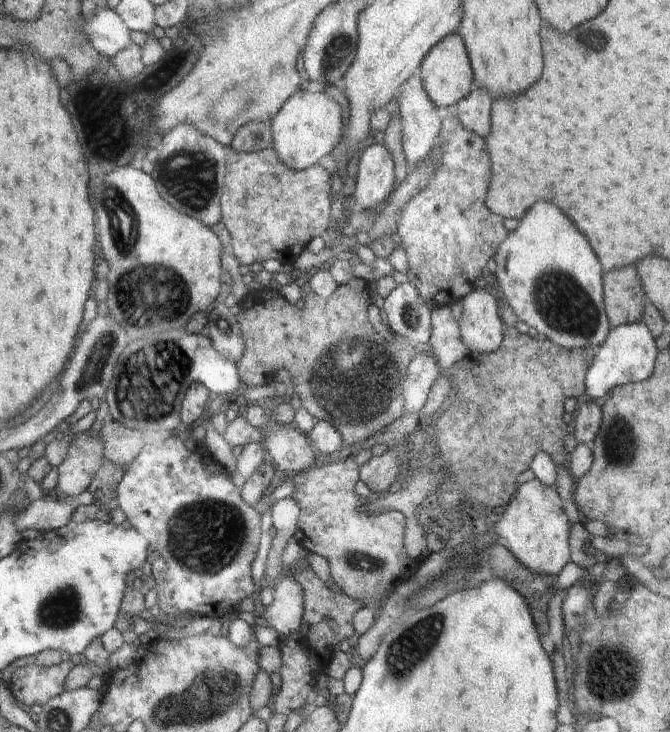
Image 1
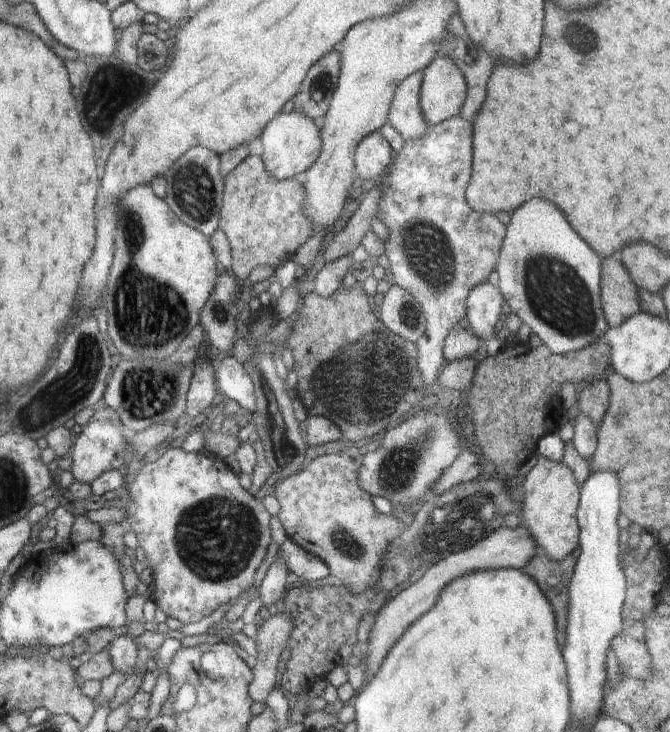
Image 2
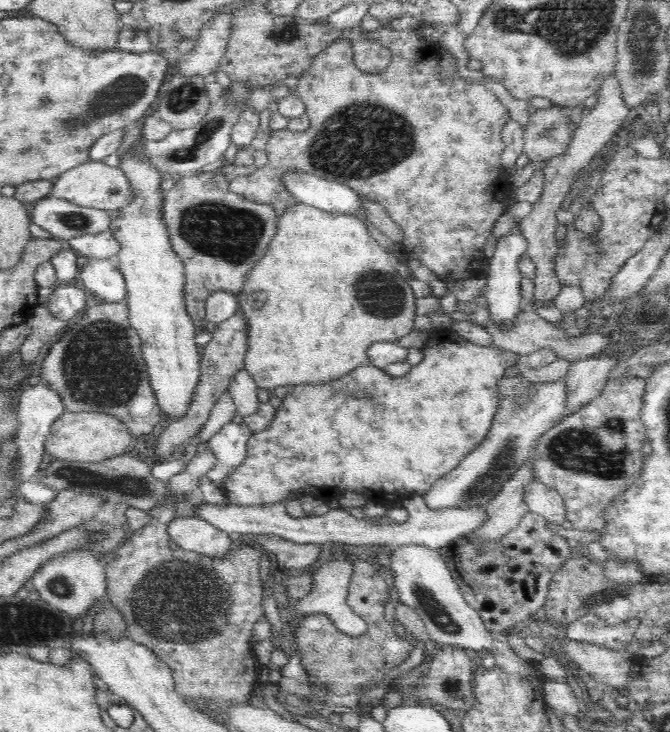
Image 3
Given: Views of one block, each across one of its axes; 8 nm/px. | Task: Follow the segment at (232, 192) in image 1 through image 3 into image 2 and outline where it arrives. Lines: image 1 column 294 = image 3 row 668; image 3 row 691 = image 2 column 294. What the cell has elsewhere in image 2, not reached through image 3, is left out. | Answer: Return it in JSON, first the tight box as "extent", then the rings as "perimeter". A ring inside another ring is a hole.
{"extent":[219,155,312,280],"perimeter":[[[248,155],[242,164],[238,164],[224,178],[224,206],[220,212],[219,229],[224,232],[231,244],[232,266],[230,272],[237,278],[248,280],[253,268],[259,264],[268,264],[276,269],[294,256],[296,249],[302,246],[312,235],[310,222],[302,212],[302,183],[292,180],[274,180],[266,170],[264,159],[259,155]]]}

